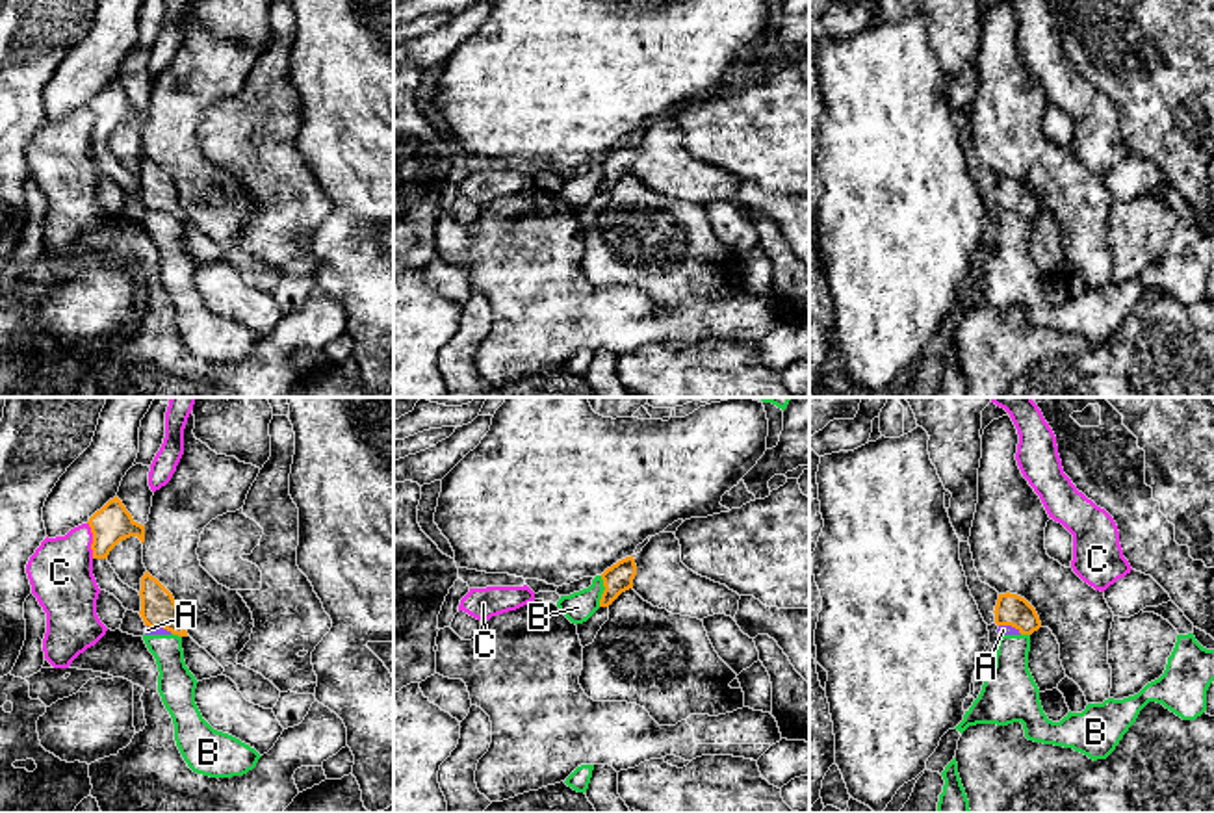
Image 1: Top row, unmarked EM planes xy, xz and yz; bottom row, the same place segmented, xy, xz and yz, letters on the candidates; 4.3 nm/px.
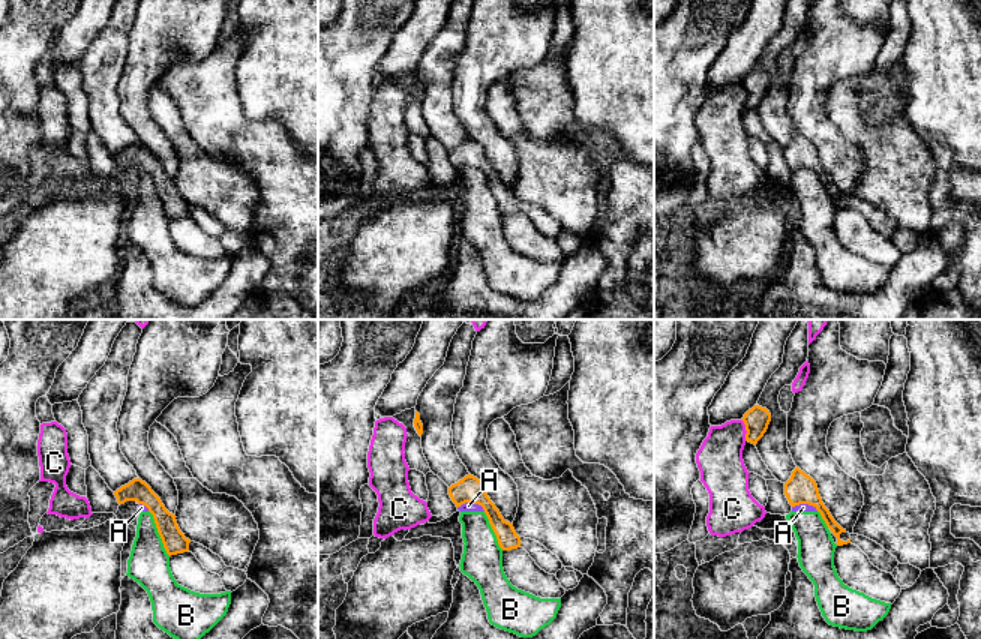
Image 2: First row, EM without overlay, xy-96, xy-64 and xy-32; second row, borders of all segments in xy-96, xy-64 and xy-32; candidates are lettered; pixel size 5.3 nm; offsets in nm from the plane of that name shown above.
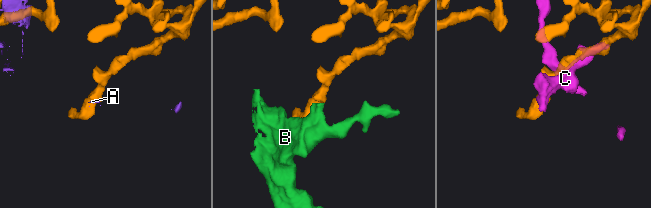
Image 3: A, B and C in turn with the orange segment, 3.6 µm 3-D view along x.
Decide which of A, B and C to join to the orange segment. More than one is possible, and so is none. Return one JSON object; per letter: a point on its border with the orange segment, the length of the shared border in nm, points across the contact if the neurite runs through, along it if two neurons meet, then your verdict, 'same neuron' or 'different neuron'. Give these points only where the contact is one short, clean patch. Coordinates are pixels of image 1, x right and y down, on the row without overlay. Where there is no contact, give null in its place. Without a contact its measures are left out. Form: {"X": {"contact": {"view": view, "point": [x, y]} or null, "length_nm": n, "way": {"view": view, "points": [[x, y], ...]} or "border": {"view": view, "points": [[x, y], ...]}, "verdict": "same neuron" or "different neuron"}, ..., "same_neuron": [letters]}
{"A": {"contact": {"view": "xy", "point": [160, 210]}, "length_nm": 120, "border": {"view": "xy", "points": [[147, 208], [171, 216]]}, "verdict": "different neuron"}, "B": {"contact": {"view": "xz", "point": [604, 175]}, "length_nm": 140, "verdict": "different neuron"}, "C": {"contact": {"view": "xy", "point": [93, 125]}, "length_nm": 160, "verdict": "different neuron"}, "same_neuron": []}

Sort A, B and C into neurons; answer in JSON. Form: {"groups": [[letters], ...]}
{"groups": [["A", "B"], ["C"]]}

